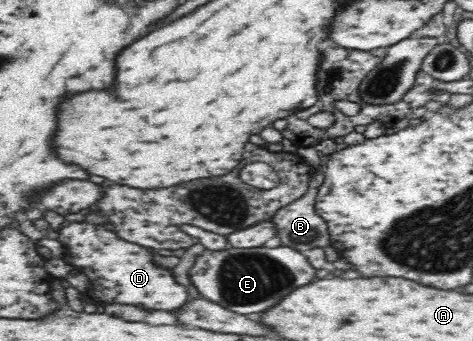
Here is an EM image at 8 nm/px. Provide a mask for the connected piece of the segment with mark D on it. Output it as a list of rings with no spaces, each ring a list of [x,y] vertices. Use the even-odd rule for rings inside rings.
[[[71,222],[68,226],[58,230],[57,240],[62,243],[64,260],[71,264],[74,271],[85,274],[92,283],[97,283],[93,289],[99,291],[95,293],[101,303],[127,303],[127,305],[135,305],[141,309],[163,309],[163,311],[173,311],[179,309],[187,303],[187,289],[183,285],[179,285],[171,271],[161,268],[154,261],[155,251],[146,247],[141,247],[135,243],[127,243],[123,239],[119,239],[113,231],[105,231],[105,229],[97,229],[95,225],[89,225],[87,222]]]

